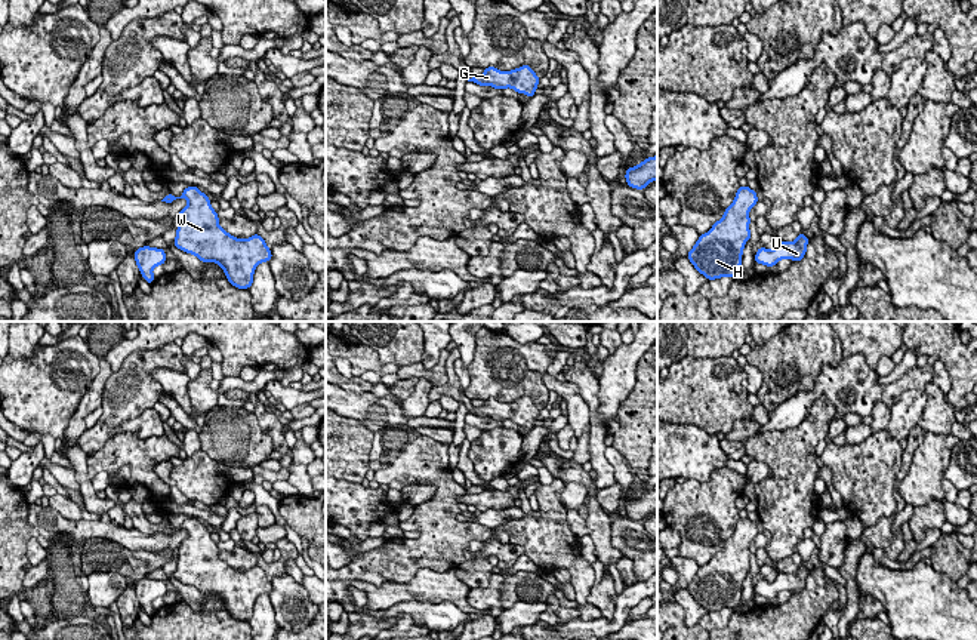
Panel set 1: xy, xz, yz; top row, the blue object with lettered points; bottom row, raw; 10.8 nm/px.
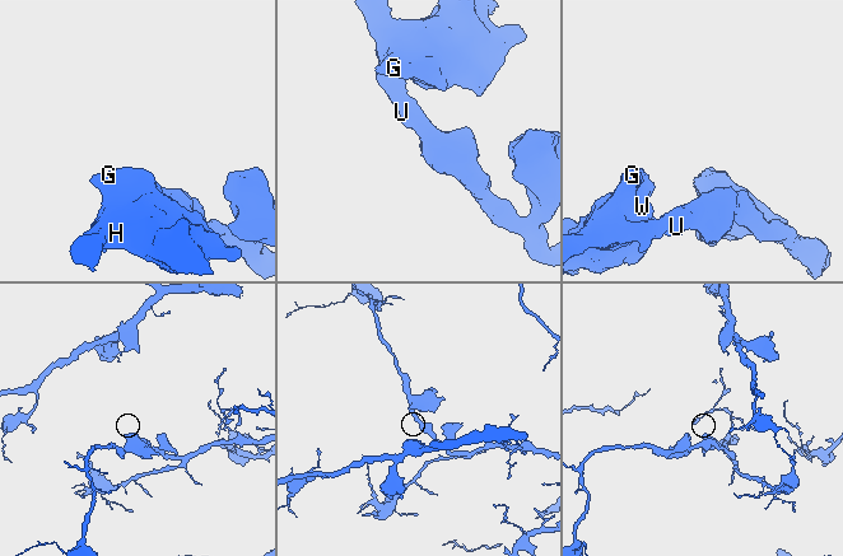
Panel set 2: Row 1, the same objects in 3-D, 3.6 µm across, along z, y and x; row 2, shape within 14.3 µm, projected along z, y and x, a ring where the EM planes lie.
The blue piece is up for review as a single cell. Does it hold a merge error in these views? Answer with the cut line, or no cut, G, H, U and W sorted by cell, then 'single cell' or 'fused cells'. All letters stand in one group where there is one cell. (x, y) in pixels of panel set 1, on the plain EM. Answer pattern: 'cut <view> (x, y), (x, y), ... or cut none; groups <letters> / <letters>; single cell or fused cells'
cut none; groups G H U W; single cell

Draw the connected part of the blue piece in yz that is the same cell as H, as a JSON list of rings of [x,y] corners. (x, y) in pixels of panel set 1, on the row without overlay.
[[[739,519],[734,533],[712,560],[699,567],[687,590],[708,612],[734,609],[742,597],[742,587],[751,572],[751,541],[758,535],[756,523]]]

